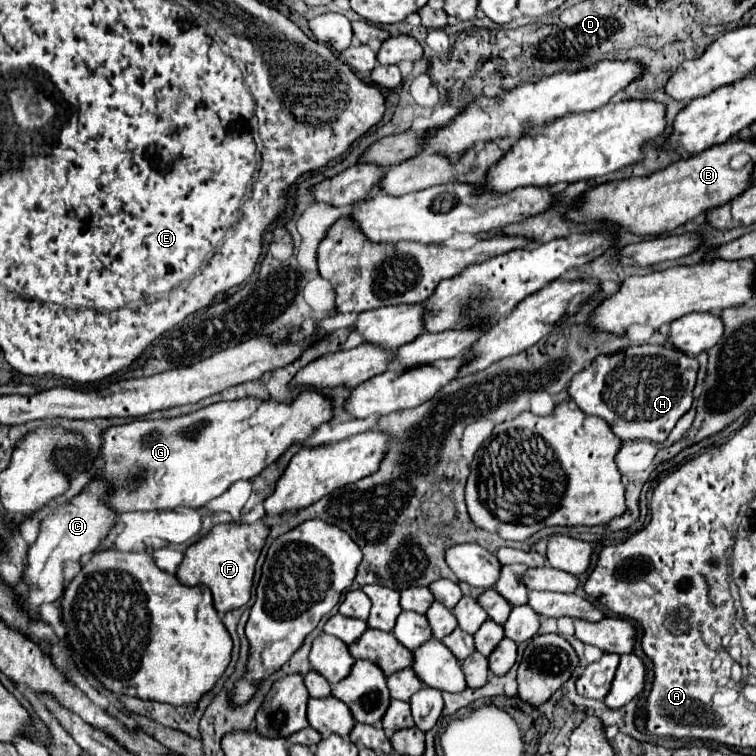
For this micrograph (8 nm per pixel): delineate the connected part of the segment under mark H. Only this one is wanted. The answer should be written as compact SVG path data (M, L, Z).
M637 345L627 347L621 353L599 355L585 371L579 371L569 383L569 395L589 415L597 415L609 423L613 433L621 441L629 439L649 439L663 443L675 423L691 409L693 405L693 387L697 381L699 361L683 351L677 351L673 345Z

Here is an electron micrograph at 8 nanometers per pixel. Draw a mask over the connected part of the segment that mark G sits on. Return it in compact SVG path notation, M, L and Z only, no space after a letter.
M301 391L291 403L279 403L279 401L263 401L263 399L255 399L255 397L243 397L237 401L221 401L209 407L203 407L191 415L183 415L183 417L175 417L175 419L155 419L155 421L133 421L127 425L117 425L117 427L109 427L103 435L103 447L101 447L101 455L105 457L105 465L101 467L99 475L103 475L107 481L111 479L115 485L115 491L111 493L109 503L117 509L117 511L159 511L159 509L179 509L179 507L203 507L207 501L223 495L235 481L239 479L253 479L257 477L265 467L269 467L271 463L275 463L291 445L303 443L307 441L317 427L321 427L321 423L327 423L333 419L333 401L323 395L321 391Z

